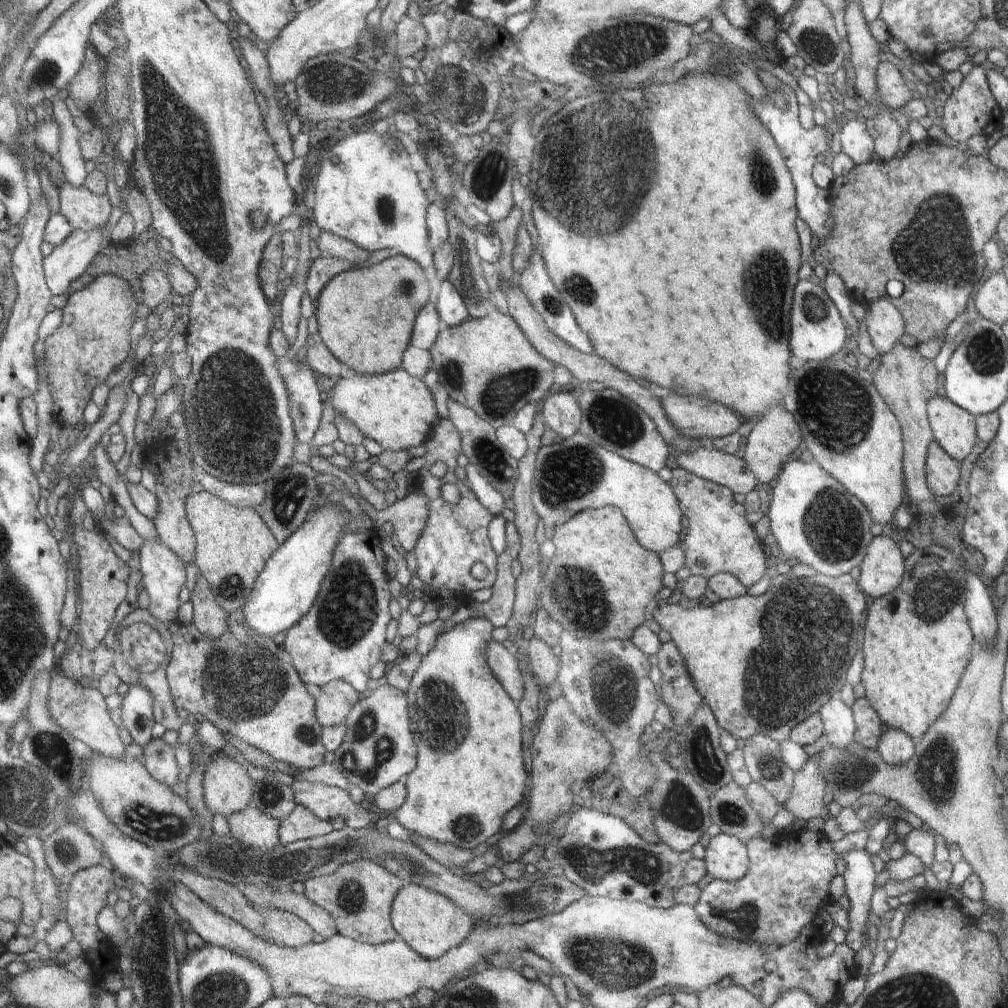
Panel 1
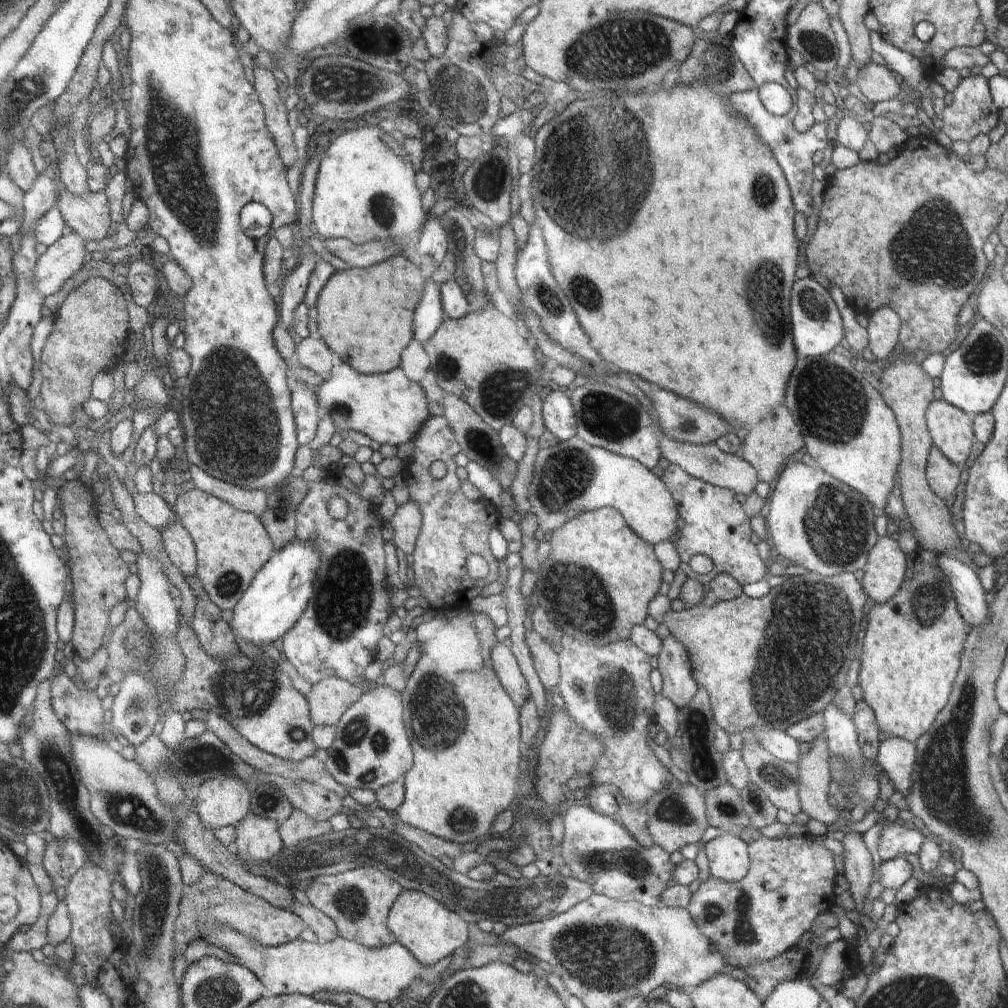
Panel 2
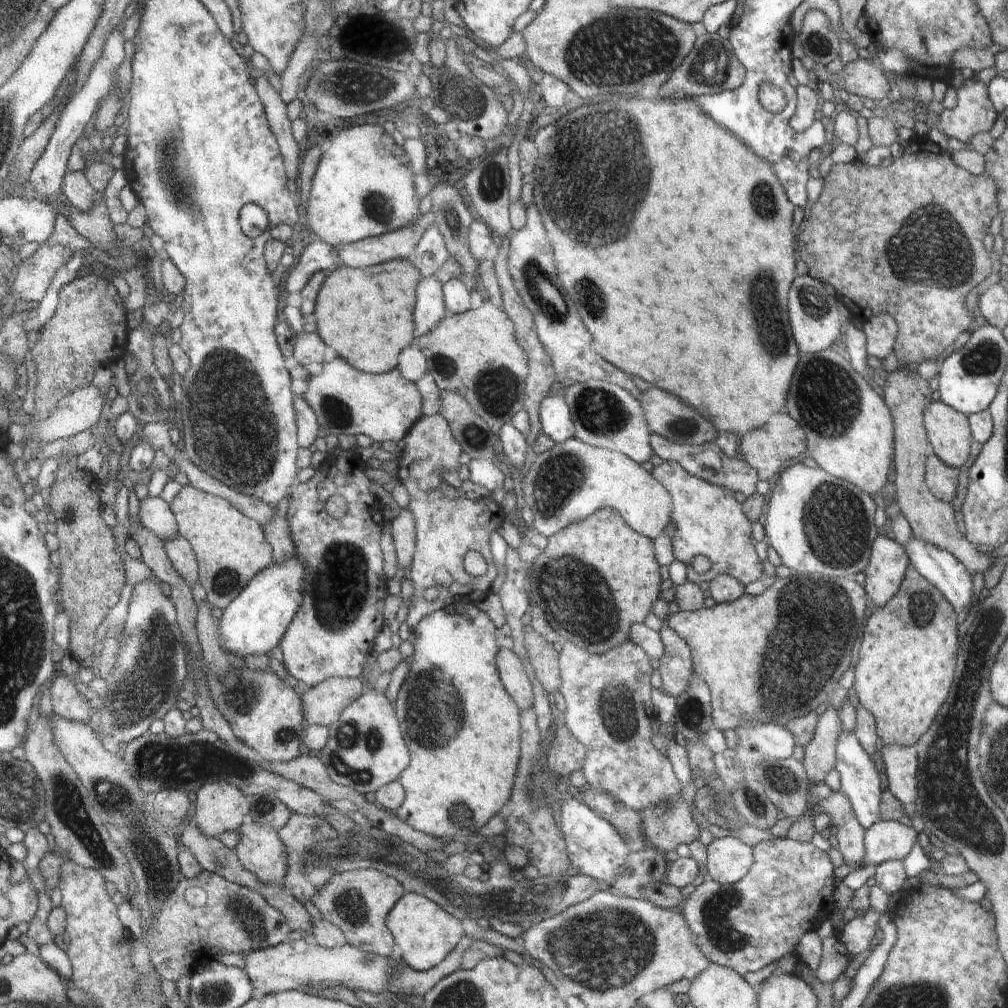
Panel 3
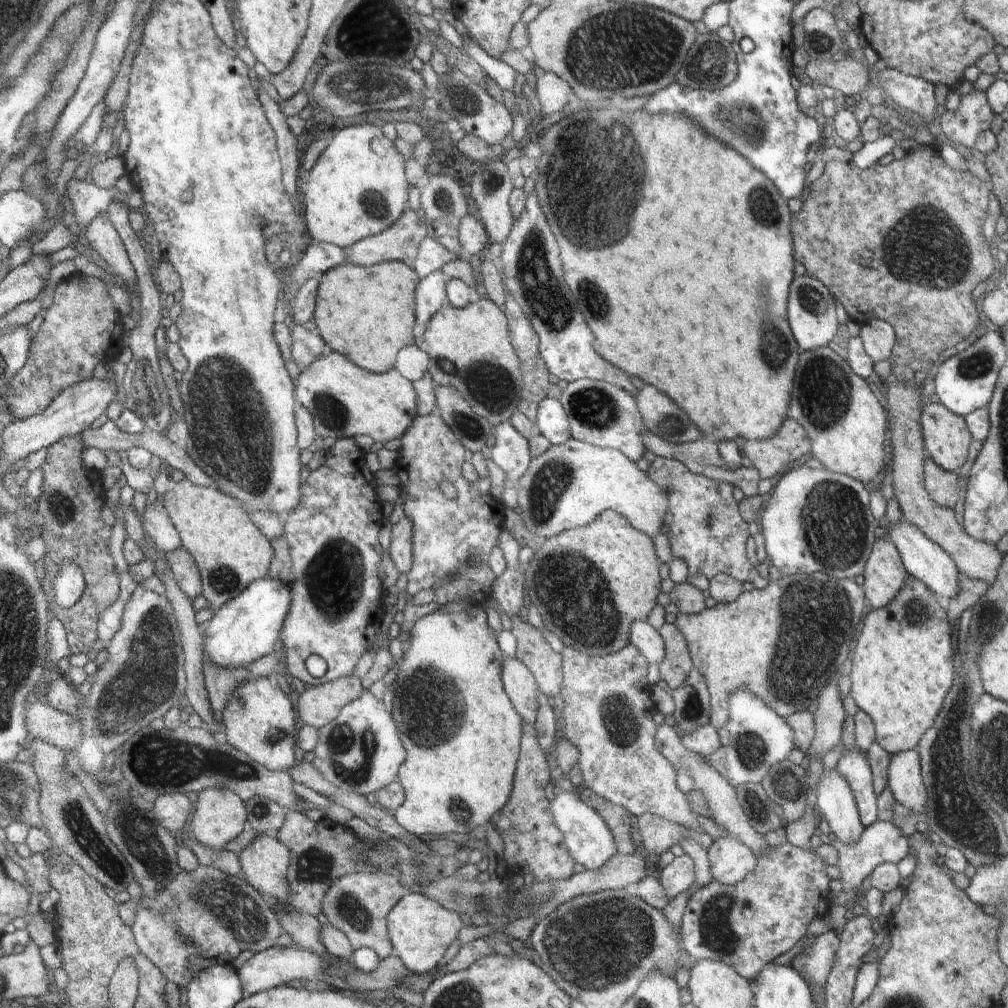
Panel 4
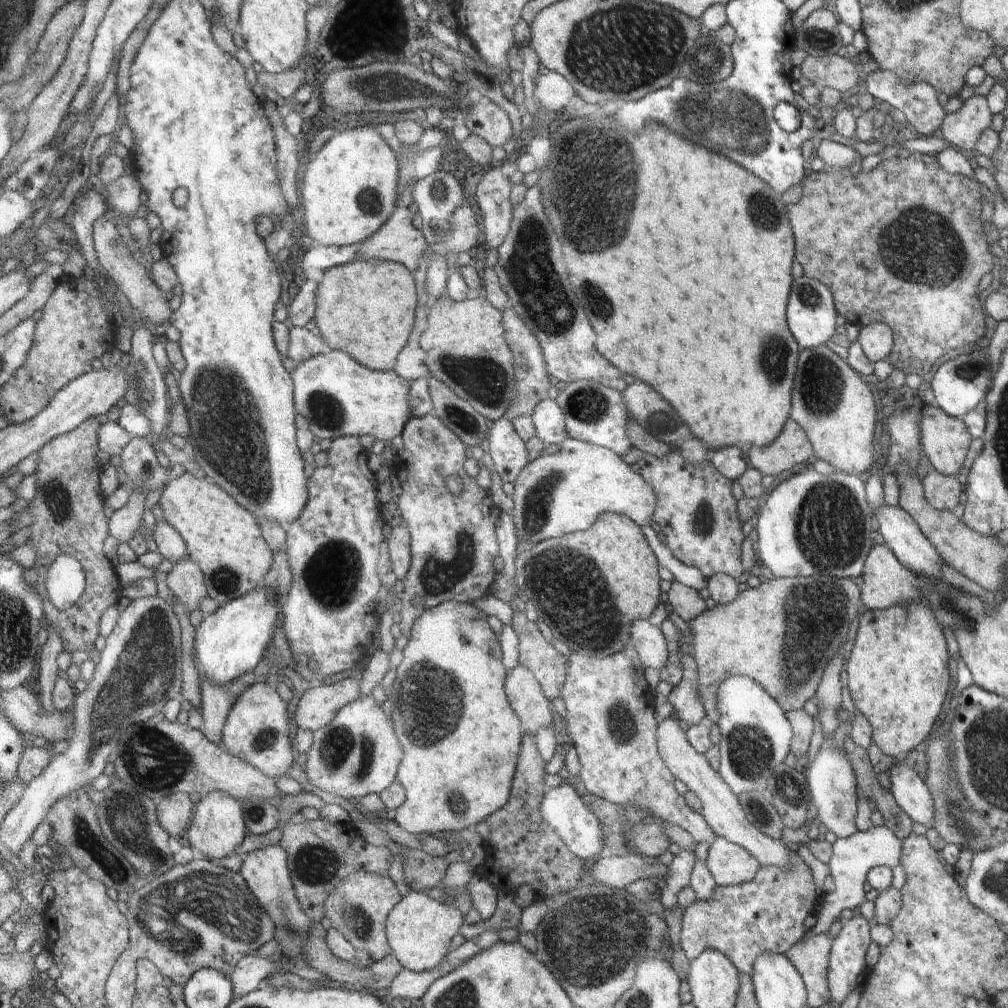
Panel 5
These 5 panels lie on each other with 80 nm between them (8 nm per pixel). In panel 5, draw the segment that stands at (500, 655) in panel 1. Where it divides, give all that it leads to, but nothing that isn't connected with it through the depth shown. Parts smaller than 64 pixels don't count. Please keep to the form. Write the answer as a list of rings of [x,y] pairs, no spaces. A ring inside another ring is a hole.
[[[518,664],[507,671],[504,688],[511,707],[515,709],[519,719],[523,720],[525,731],[530,736],[535,736],[537,730],[546,725],[552,725],[561,731],[561,722],[528,667]]]

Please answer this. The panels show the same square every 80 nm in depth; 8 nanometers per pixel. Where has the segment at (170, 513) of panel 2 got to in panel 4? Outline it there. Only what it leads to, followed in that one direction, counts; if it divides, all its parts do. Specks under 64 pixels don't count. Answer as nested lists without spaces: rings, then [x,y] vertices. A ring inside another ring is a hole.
[[[160,501],[145,509],[141,524],[143,530],[150,535],[157,548],[164,554],[171,554],[171,550],[182,545],[178,531]]]

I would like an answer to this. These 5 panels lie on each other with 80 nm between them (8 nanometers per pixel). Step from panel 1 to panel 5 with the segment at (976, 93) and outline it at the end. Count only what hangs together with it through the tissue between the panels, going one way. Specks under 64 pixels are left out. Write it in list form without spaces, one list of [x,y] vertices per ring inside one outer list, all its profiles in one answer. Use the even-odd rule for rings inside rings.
[[[974,94],[956,112],[944,117],[940,127],[942,136],[947,144],[958,146],[968,156],[973,155],[983,130],[991,128],[991,116],[987,98]]]

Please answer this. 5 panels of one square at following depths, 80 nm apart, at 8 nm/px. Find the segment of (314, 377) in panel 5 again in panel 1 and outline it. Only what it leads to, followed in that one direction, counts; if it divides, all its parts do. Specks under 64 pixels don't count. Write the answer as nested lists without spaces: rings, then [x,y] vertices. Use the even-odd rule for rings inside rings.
[[[402,368],[379,375],[363,375],[344,369],[334,390],[323,396],[334,411],[352,419],[365,437],[372,438],[389,451],[403,451],[425,444],[440,420],[434,396],[423,379],[413,377]]]

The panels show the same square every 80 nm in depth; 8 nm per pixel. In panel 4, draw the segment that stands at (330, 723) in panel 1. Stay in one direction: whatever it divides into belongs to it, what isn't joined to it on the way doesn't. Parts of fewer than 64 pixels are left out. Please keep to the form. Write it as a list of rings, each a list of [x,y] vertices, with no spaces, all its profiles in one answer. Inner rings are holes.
[[[340,677],[323,685],[304,685],[300,688],[298,712],[302,725],[321,729],[340,714],[347,704],[364,693],[358,677]]]

